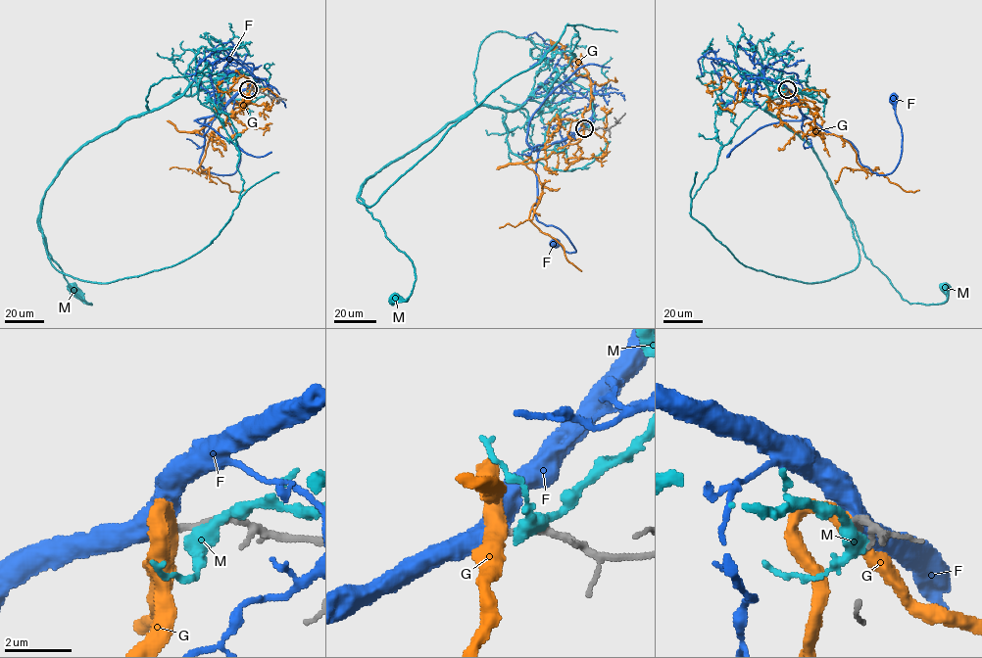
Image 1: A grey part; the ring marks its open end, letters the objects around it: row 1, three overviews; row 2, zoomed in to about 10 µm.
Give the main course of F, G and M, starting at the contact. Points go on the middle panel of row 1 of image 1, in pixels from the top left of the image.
F: (584, 128), (538, 153), (534, 214), (547, 225), (558, 227), (575, 252), (555, 245)
G: (584, 128), (576, 143), (525, 164), (542, 186), (529, 219), (557, 241), (565, 258), (581, 271)
M: (586, 128), (588, 90), (545, 82), (369, 177), (357, 201), (414, 268), (393, 299)

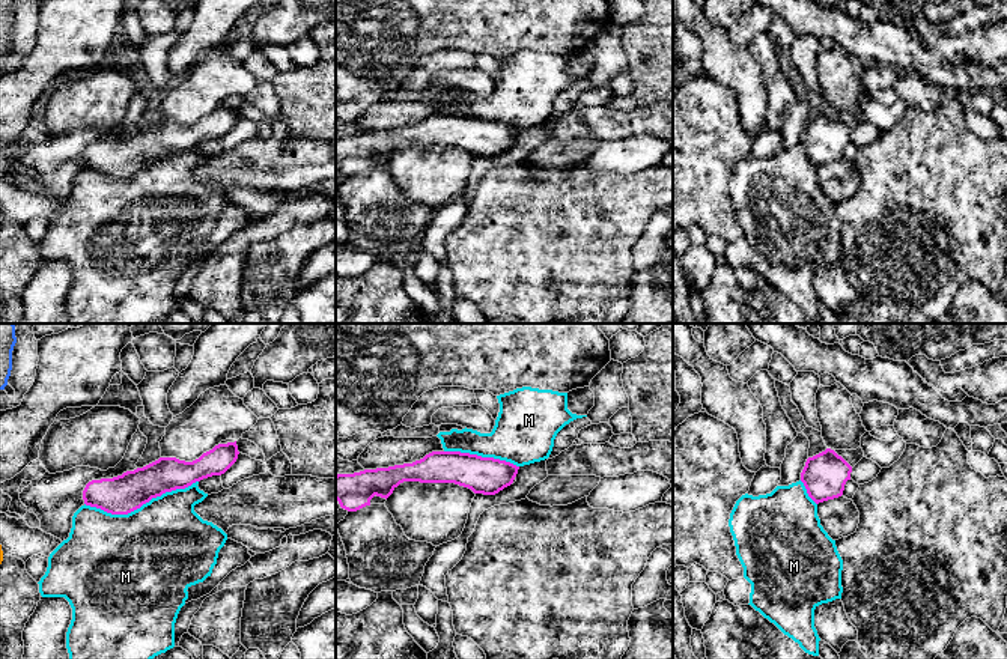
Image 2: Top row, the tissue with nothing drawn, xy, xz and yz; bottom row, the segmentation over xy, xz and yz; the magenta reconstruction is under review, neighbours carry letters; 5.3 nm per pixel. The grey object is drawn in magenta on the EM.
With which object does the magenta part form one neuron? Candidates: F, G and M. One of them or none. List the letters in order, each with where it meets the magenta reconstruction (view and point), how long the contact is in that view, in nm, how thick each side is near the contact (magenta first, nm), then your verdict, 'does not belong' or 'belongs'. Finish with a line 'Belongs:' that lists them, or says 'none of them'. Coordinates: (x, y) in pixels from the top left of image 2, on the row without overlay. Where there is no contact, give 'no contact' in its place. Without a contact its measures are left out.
F: no contact; belongs
G: no contact; does not belong
M: meets magenta in xy at (140, 169); contact 600 nm long; 200 nm thick on the magenta side, 480 nm on the other; does not belong
Belongs: F

